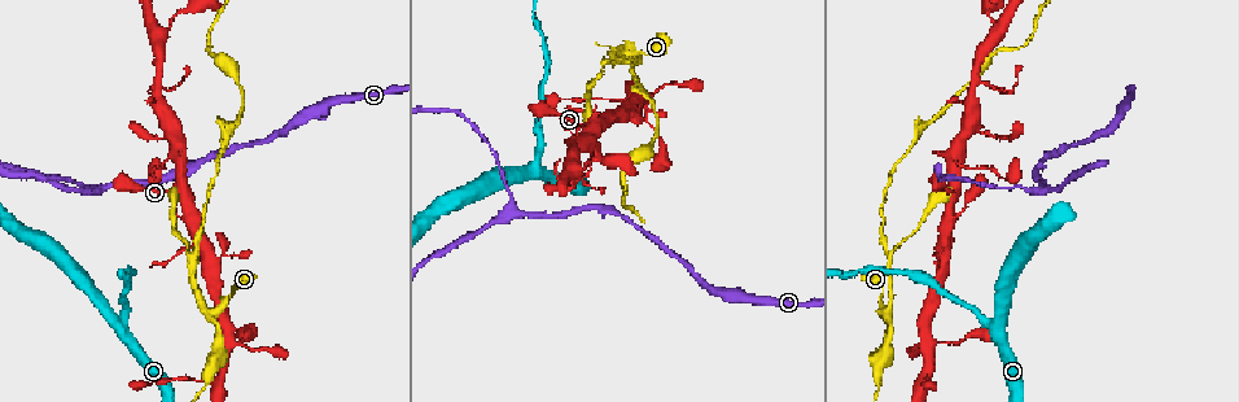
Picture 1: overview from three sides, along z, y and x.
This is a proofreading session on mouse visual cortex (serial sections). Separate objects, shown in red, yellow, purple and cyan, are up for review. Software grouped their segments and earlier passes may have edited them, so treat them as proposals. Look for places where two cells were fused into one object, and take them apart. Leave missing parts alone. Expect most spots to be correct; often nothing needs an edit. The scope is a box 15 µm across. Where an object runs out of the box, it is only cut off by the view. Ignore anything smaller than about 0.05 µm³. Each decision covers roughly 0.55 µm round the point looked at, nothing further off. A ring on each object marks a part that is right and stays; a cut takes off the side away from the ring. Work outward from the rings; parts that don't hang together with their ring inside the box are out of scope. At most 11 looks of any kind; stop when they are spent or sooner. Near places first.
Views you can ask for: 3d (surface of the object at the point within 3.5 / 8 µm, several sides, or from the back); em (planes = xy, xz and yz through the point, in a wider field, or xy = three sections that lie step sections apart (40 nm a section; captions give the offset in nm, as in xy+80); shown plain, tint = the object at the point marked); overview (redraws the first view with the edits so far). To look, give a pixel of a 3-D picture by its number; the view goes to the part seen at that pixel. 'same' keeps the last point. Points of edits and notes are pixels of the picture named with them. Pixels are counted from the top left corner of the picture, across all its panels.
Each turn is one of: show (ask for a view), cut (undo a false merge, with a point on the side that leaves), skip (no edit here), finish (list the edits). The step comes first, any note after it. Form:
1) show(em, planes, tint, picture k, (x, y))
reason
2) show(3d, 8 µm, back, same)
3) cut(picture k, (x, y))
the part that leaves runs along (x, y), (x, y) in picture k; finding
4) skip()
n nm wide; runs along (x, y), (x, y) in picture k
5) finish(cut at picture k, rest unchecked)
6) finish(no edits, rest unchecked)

show(3d, 3.5 µm, picture 1, (1037, 187))
three arms meet

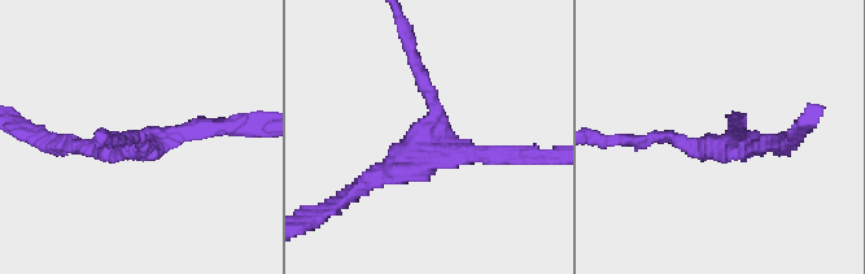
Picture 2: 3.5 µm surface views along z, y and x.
show(em, xy, step 2, tint, picture 2, (151, 144))
3 arms; arms of 150, 250, 250 nm

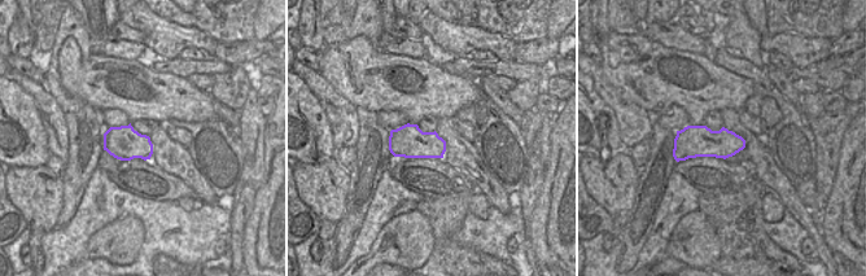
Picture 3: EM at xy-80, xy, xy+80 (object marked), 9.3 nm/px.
skip()
runs along (525, 157), (442, 147), (362, 187) in picture 2; continuous, no second cell

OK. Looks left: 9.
show(3d, 3.5 µm, picture 1, (958, 186))
two arms in line, one across

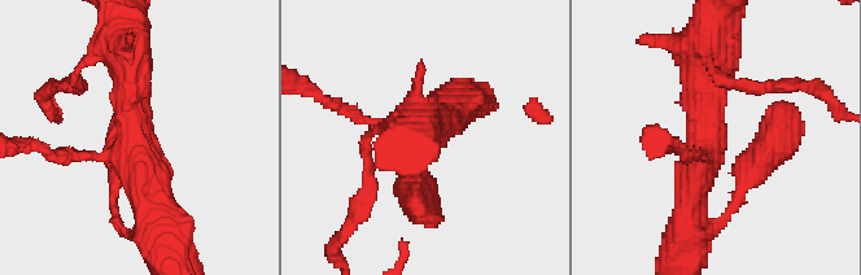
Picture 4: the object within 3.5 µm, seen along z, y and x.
show(em, planes, tint, picture 4, (133, 123))
3 arms; arms of 150, 400, 500 nm

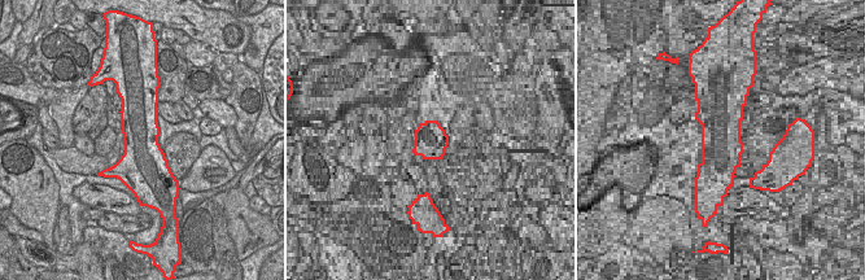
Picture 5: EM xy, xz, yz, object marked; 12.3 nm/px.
skip()
one cell here

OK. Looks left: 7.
show(3d, 3.5 µm, picture 1, (205, 313))
sharp bend

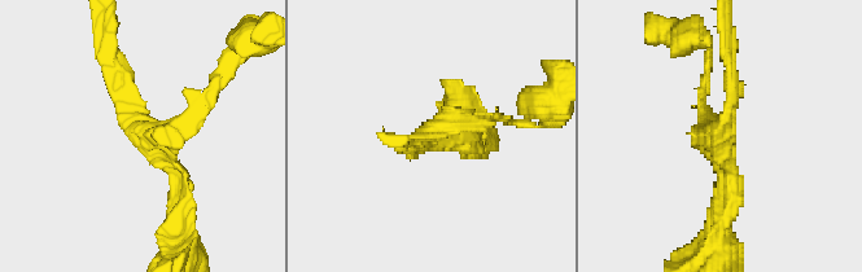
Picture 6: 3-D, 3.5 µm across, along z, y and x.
show(em, xy, step 2, tint, picture 6, (710, 135))
3 arms; arms of 150, 200, 200 nm

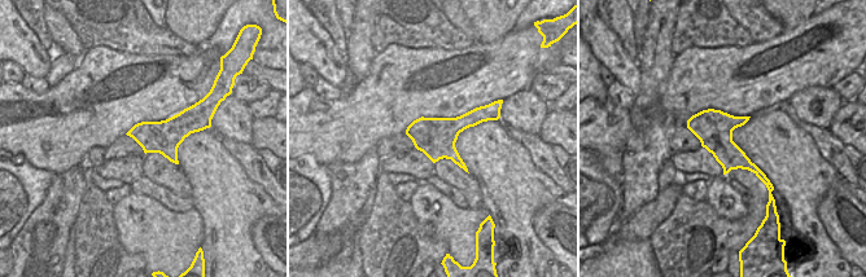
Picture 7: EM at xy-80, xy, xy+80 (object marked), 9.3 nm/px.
show(em, planes, tint, same)
another direction

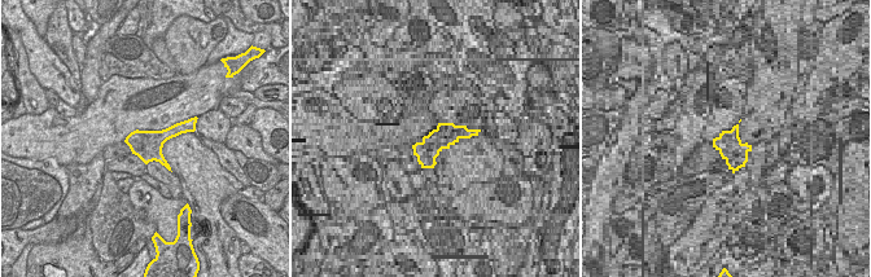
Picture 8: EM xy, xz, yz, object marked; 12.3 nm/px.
skip()
360 nm wide; runs along (502, 117), (450, 117), (402, 147) in picture 6; one cell here

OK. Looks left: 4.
show(3d, 3.5 µm, picture 1, (889, 255))
a fork

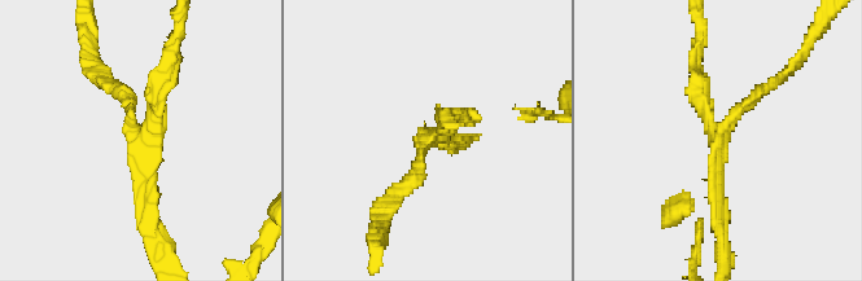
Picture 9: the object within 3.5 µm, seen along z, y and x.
show(em, xy, step 3, tint, picture 9, (715, 137))

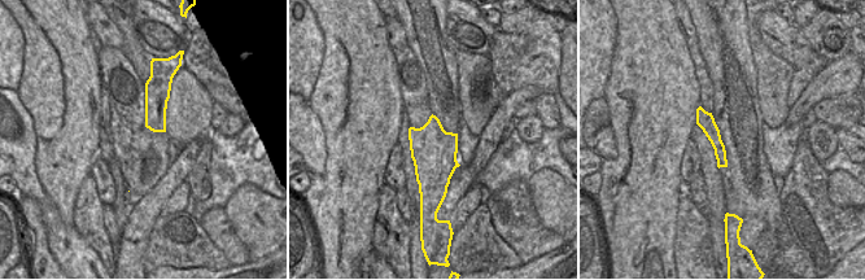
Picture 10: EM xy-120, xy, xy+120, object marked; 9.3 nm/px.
show(em, xy, step 1, tint, same)

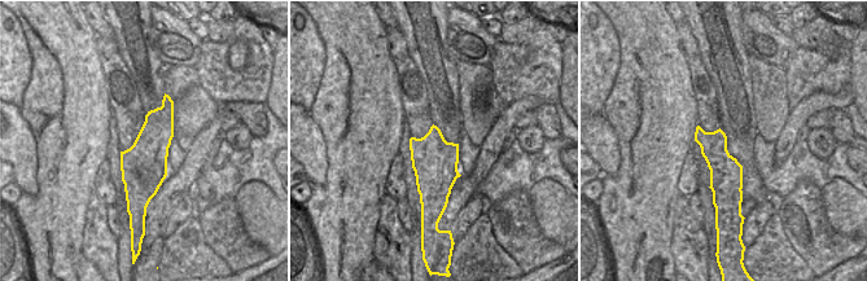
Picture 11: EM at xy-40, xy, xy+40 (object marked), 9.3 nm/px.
skip()
arms of 150, 150, 200 nm; continuous, no second cell

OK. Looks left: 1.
finish(no edits, rest unchecked)

